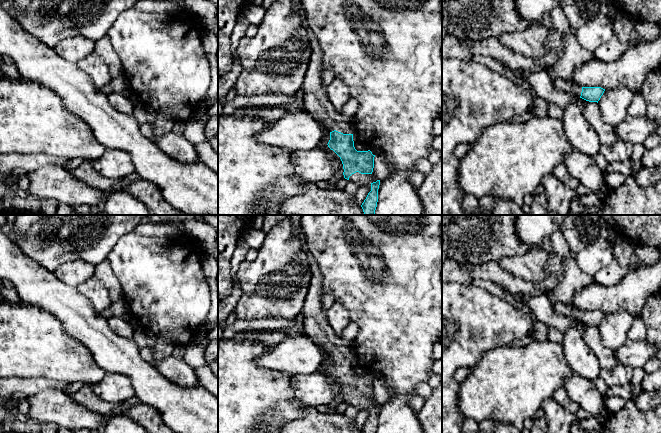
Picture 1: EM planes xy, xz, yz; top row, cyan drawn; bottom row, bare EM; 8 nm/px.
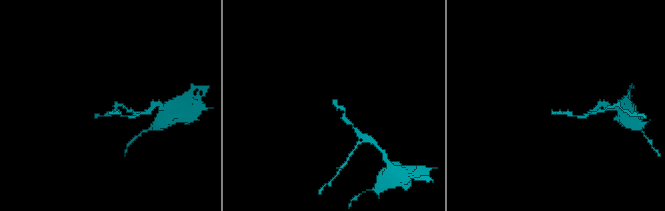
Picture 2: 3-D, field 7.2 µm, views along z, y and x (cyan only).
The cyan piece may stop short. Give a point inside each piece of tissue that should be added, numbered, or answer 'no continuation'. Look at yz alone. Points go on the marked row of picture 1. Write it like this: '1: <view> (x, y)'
1: yz (568, 86)

